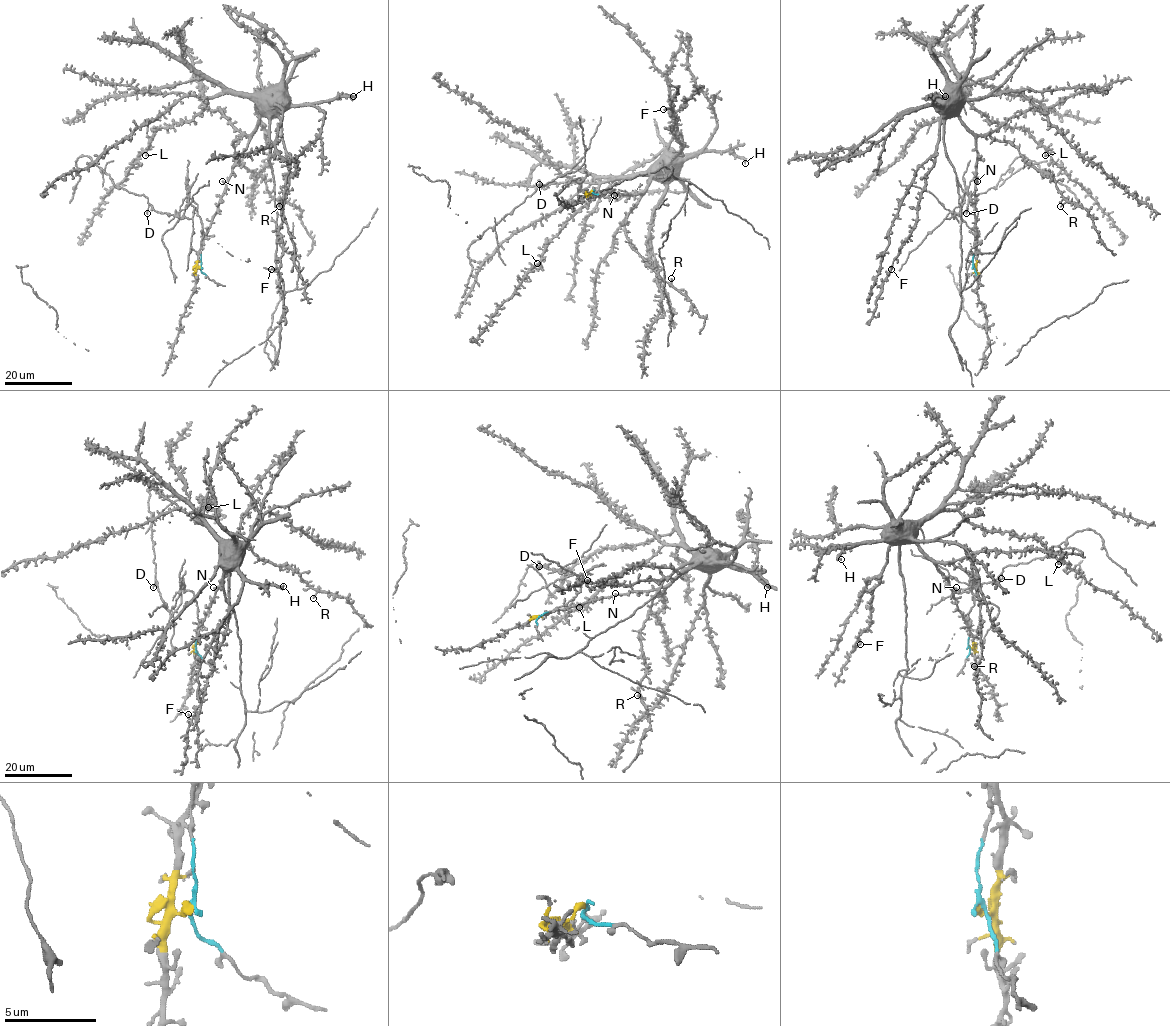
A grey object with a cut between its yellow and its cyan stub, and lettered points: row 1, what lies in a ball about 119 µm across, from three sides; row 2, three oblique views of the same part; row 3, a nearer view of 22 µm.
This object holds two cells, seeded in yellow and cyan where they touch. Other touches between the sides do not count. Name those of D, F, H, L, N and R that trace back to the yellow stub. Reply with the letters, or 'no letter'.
F, H, L, N, R

